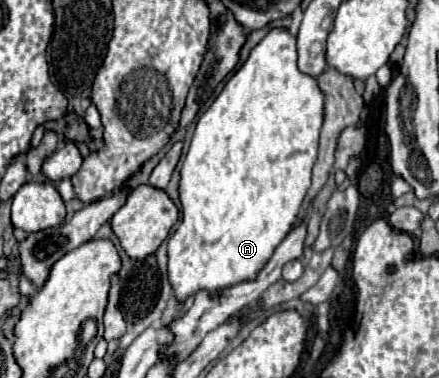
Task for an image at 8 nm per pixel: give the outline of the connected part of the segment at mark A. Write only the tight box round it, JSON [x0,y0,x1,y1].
[168,28,324,302]

